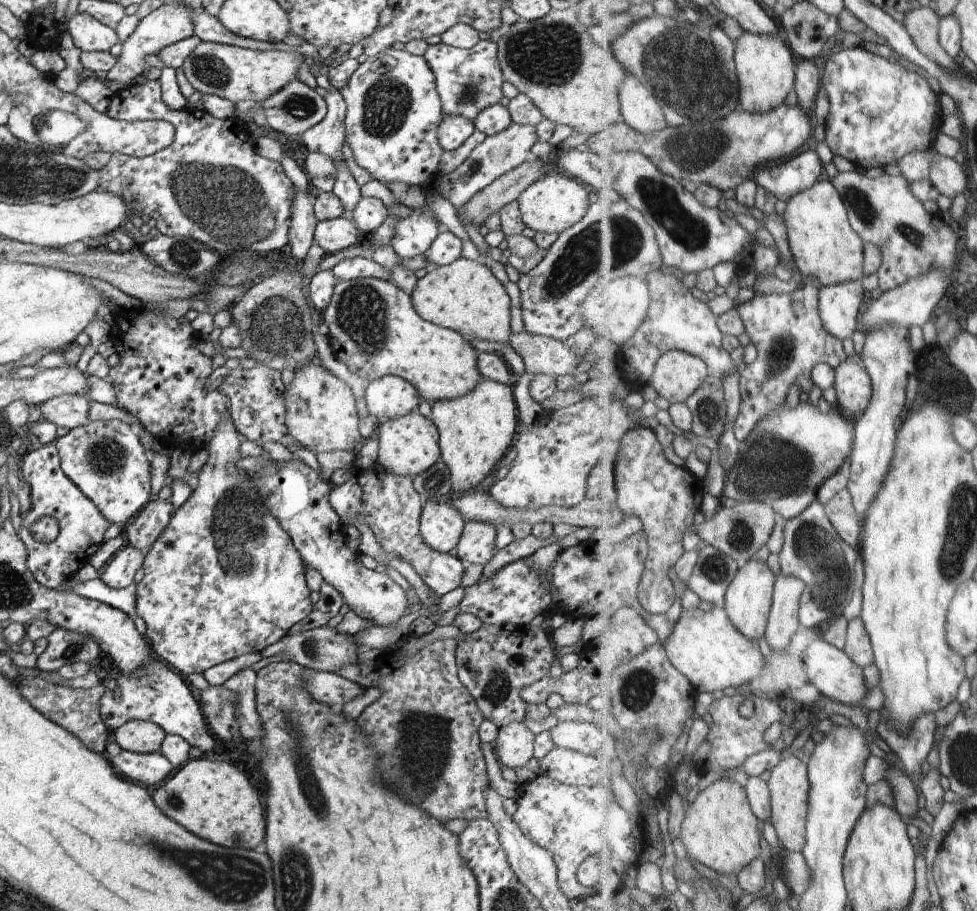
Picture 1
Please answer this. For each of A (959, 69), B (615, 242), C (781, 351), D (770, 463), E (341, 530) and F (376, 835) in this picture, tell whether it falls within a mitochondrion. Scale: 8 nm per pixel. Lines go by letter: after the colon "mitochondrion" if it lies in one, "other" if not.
A: other
B: mitochondrion
C: mitochondrion
D: mitochondrion
E: other
F: other

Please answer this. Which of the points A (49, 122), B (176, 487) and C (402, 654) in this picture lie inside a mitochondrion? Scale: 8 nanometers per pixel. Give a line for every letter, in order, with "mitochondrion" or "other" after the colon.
A: mitochondrion
B: other
C: other

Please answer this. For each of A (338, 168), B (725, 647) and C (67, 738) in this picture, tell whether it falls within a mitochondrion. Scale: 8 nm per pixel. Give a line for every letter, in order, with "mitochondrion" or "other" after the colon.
A: other
B: other
C: other

